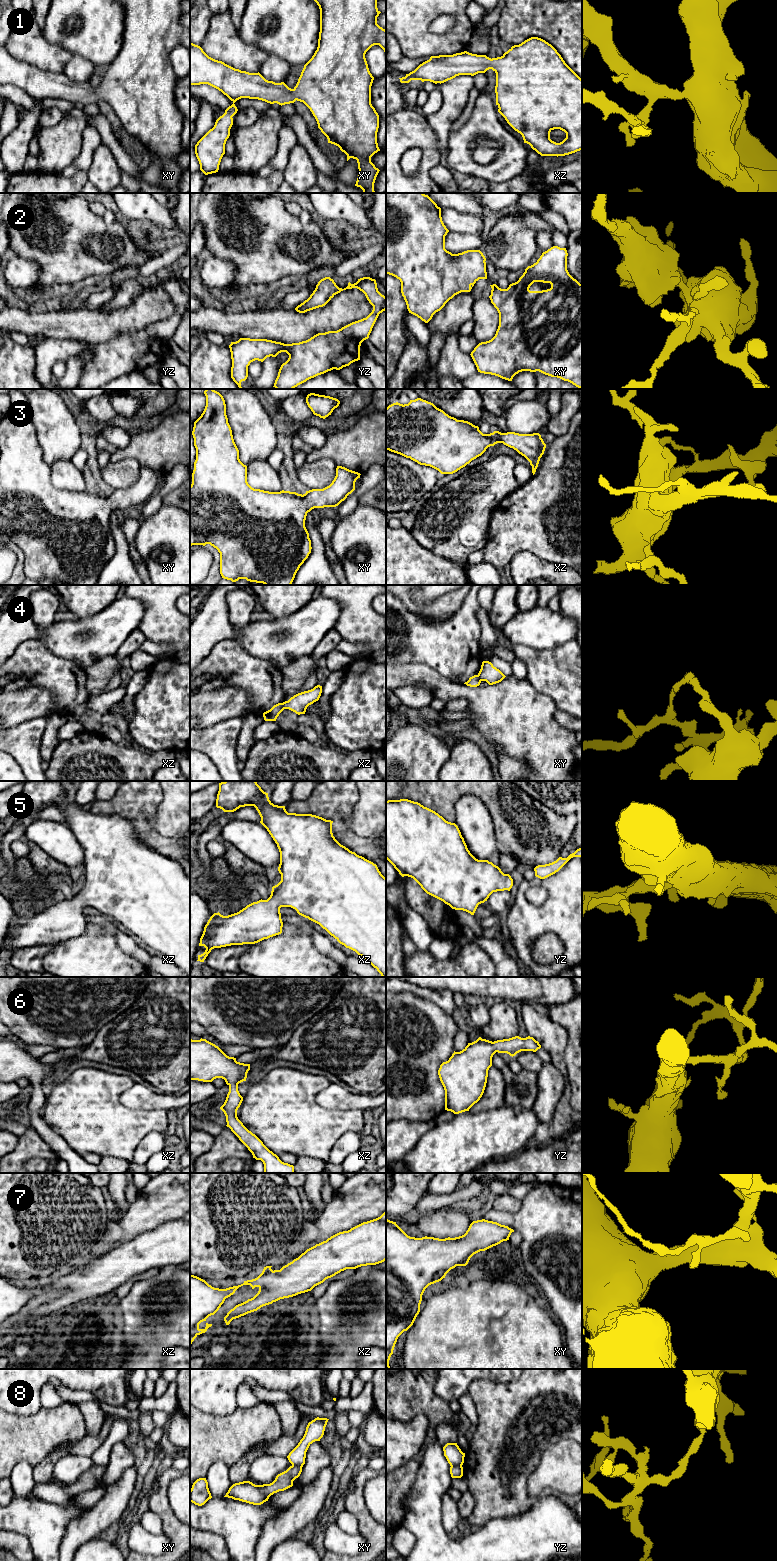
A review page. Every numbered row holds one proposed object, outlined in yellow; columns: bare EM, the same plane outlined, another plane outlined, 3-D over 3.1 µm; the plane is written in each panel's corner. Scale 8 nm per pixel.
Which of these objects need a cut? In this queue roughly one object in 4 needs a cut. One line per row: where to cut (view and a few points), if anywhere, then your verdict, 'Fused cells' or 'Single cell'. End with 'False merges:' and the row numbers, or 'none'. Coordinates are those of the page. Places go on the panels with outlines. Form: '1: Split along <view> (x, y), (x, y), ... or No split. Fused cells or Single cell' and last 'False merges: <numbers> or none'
1: No split. Single cell
2: No split. Single cell
3: No split. Single cell
4: Split along xz (282, 703), (284, 708). Fused cells
5: No split. Single cell
6: No split. Single cell
7: No split. Single cell
8: Split along yz (461, 1465), (451, 1467). Fused cells
False merges: 4, 8

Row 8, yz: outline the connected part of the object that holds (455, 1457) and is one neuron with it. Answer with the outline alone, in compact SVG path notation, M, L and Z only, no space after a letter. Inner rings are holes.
M447 1443L443 1447L443 1451L451 1467L463 1465L465 1453L461 1451L457 1443Z

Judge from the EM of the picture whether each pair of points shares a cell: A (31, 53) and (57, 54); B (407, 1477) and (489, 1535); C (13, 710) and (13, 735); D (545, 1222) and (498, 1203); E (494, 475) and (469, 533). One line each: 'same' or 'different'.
A: same
B: different
C: different
D: different
E: same

